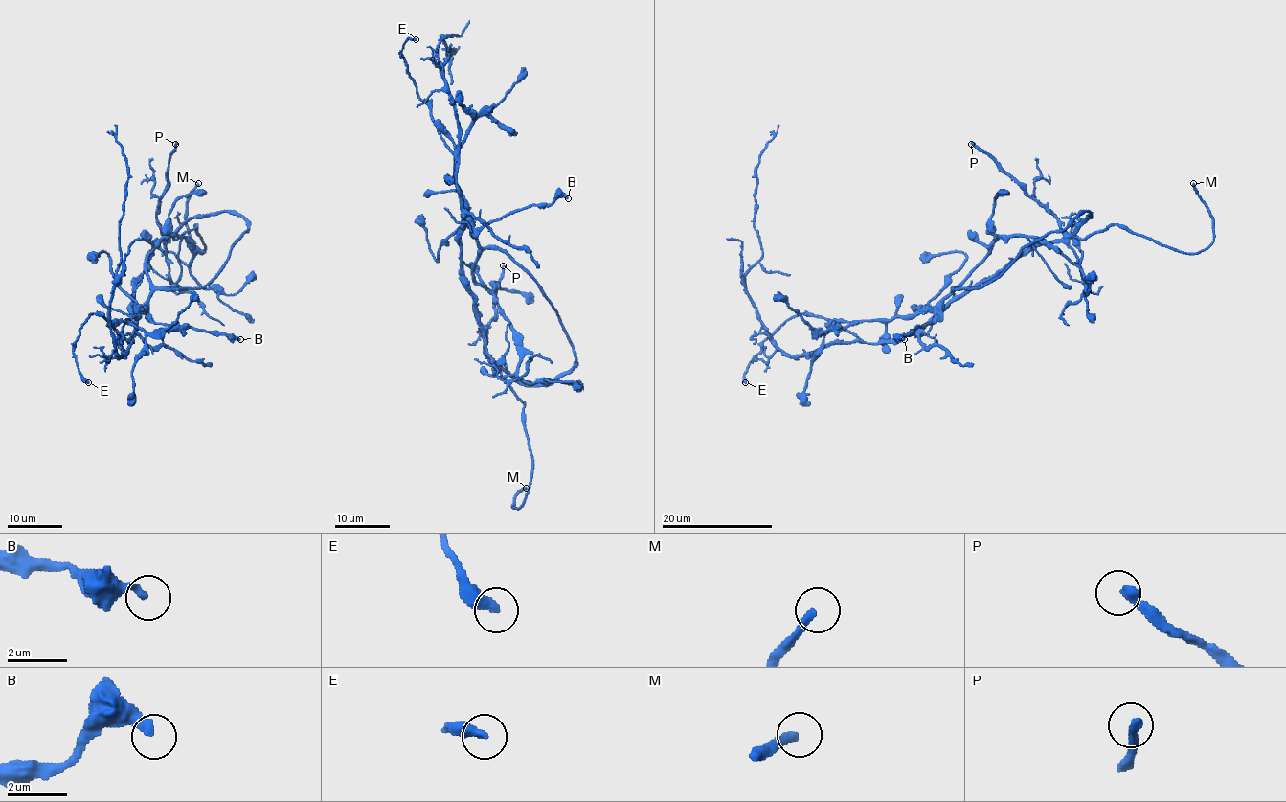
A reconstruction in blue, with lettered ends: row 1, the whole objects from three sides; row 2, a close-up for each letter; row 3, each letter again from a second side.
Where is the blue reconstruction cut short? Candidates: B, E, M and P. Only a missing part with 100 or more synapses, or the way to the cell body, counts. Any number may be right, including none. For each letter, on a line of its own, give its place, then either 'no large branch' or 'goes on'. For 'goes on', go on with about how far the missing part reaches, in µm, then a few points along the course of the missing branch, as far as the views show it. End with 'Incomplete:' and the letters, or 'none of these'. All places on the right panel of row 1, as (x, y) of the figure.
B: at (904, 339); no large branch
E: at (745, 382); no large branch
M: at (1193, 183); goes on; about 45 µm are missing; missing branch runs (1193, 183), (1182, 136), (1159, 104), (1152, 82), (1125, 57), (1112, 51), (1092, 51), (1090, 44)
P: at (971, 144); no large branch
Incomplete: M

